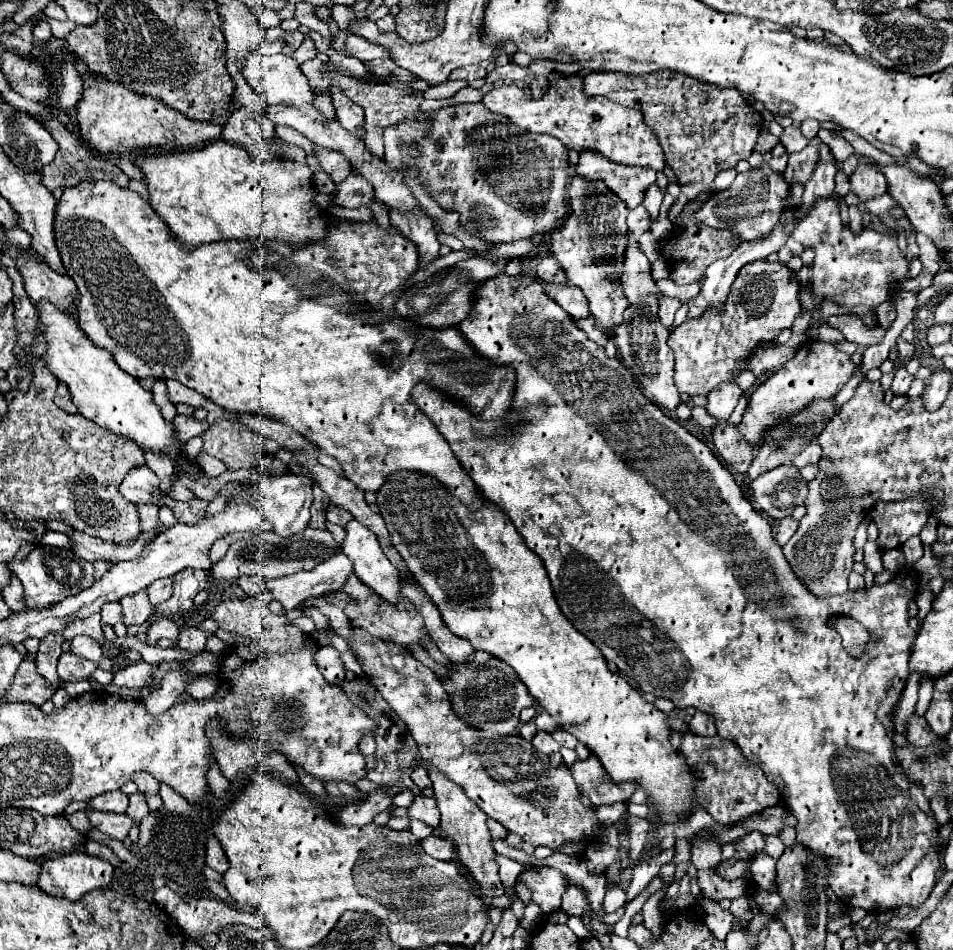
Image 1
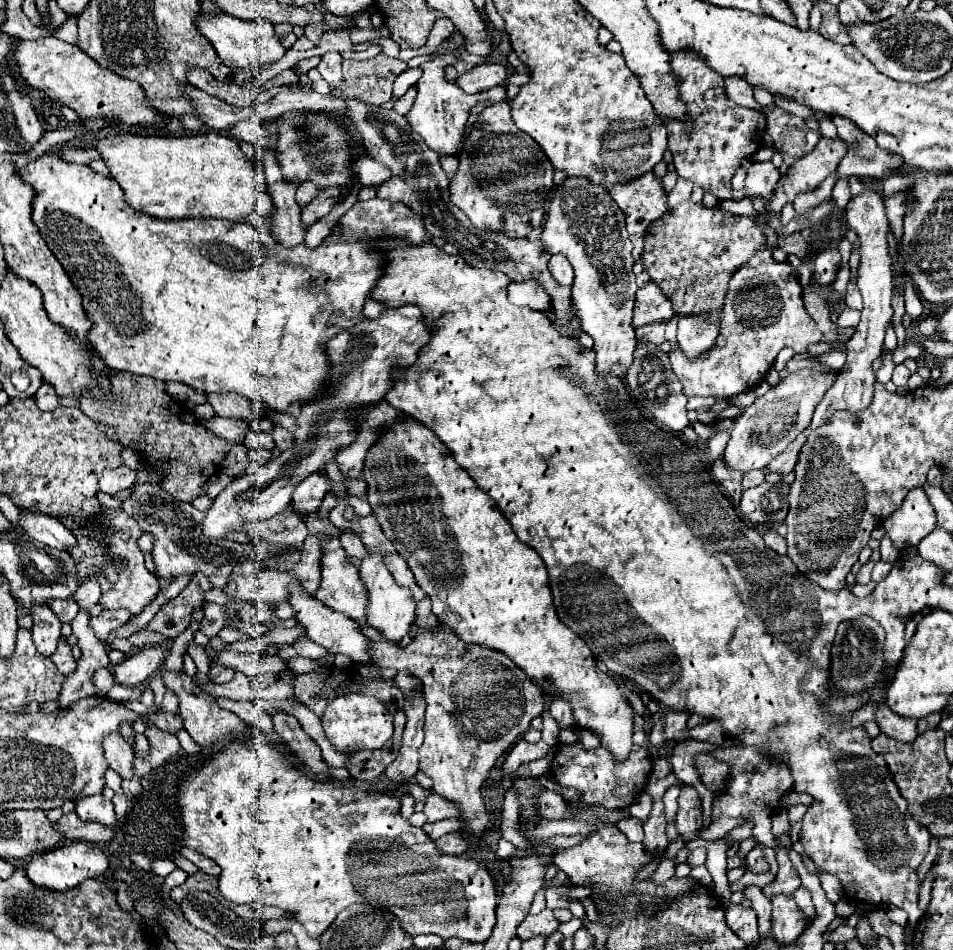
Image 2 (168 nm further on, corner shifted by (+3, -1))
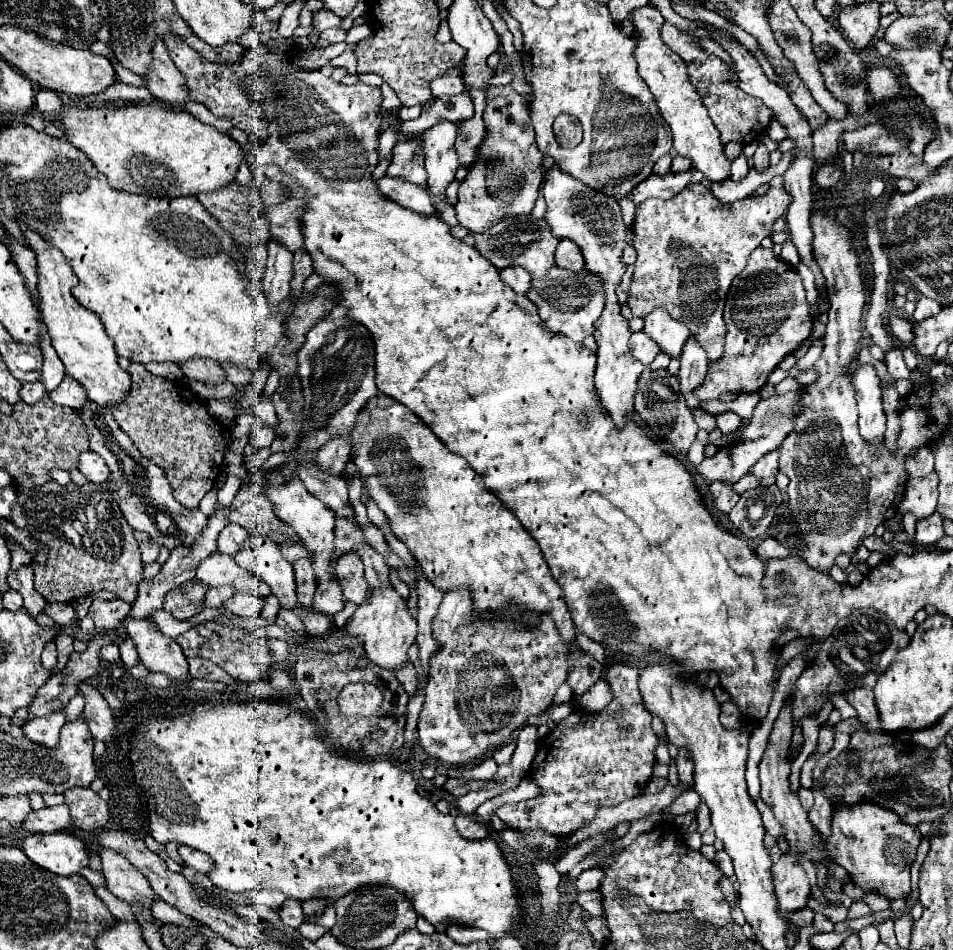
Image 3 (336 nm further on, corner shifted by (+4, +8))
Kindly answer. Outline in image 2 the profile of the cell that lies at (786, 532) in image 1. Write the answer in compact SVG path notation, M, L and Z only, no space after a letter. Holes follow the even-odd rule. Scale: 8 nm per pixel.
M767 532L765 536L763 536L763 540L765 540L765 546L769 548L769 550L773 550L773 552L777 552L777 554L785 554L787 552L787 546L785 546L785 540L777 534L777 532Z

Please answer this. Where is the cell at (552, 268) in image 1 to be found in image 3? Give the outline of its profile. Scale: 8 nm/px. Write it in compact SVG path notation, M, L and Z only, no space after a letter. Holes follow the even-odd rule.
M562 239L556 249L556 265L568 271L582 271L584 259L582 259L580 247L568 239Z

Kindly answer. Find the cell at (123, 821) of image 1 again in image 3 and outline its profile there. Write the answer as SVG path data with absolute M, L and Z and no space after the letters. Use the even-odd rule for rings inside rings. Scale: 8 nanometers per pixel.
M62 803L58 807L46 807L42 811L32 811L24 819L24 831L28 833L58 833L58 831L74 831L72 817L68 813L68 805Z

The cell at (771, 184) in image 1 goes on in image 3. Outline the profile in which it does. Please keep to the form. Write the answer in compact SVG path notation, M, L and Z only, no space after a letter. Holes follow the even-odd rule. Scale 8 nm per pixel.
M760 145L758 149L756 149L756 153L754 153L754 169L756 171L766 171L768 167L770 167L770 151L764 147L764 145Z

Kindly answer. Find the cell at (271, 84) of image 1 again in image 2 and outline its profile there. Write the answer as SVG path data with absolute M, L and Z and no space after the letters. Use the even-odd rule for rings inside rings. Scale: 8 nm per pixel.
M201 14L197 16L197 30L211 42L217 56L223 64L235 68L249 68L249 66L269 66L277 62L285 48L275 34L275 26L269 20L241 20L229 14Z

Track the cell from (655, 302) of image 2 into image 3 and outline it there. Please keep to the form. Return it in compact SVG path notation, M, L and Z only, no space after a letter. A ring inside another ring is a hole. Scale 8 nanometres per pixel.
M652 311L644 317L644 331L666 351L670 357L678 357L690 331L684 323L678 323L668 311Z

